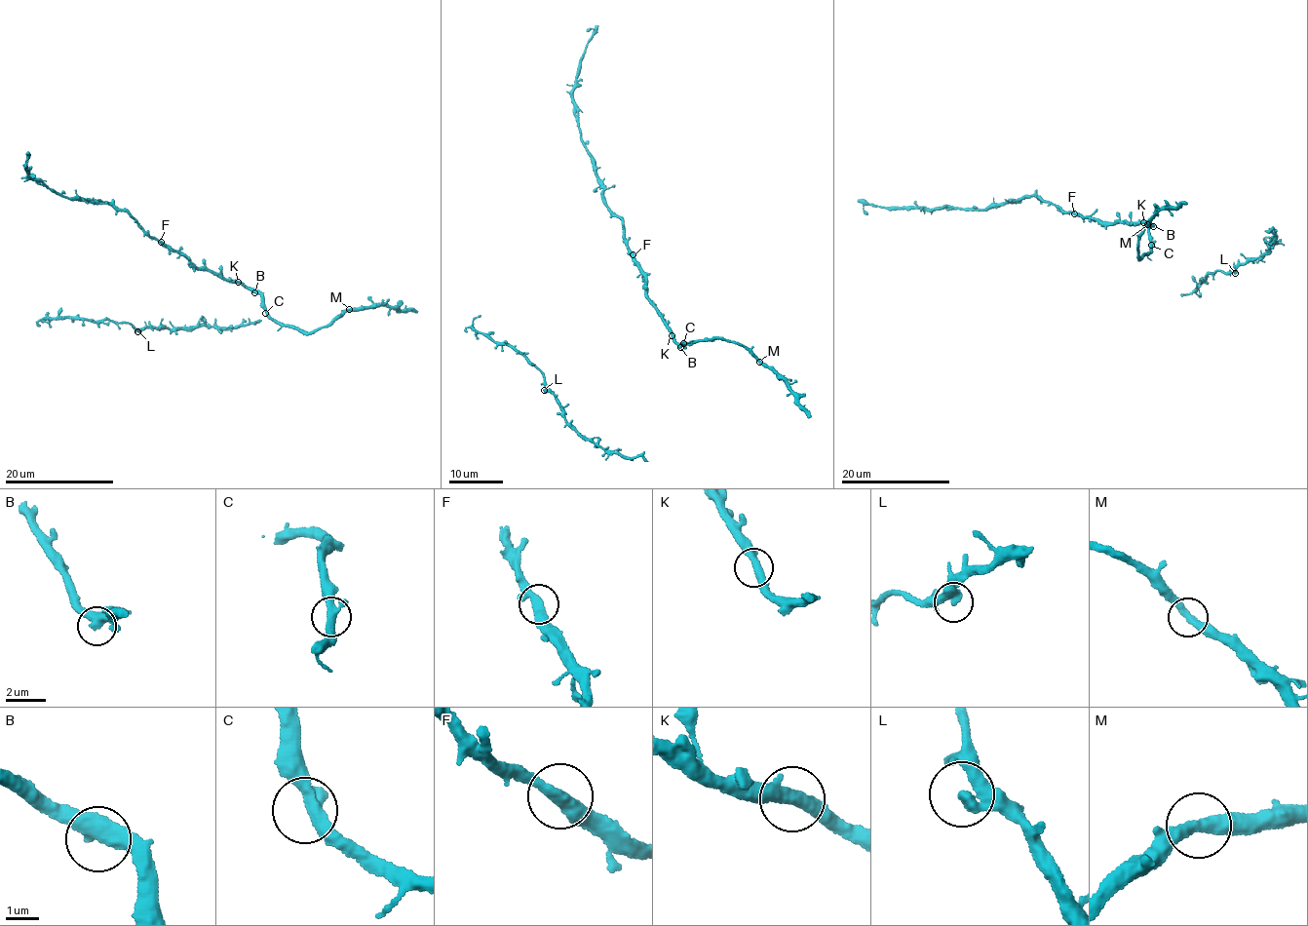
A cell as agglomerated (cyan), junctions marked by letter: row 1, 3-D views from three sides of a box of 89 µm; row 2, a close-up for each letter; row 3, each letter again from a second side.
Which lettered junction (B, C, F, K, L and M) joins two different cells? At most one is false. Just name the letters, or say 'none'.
none

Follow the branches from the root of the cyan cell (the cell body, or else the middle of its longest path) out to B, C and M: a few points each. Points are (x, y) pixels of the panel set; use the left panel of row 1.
B: (234, 282), (246, 285), (254, 292)
C: (234, 282), (260, 295), (265, 313)
M: (234, 282), (256, 291), (261, 298), (261, 307), (272, 318), (307, 331), (325, 327), (349, 309)

